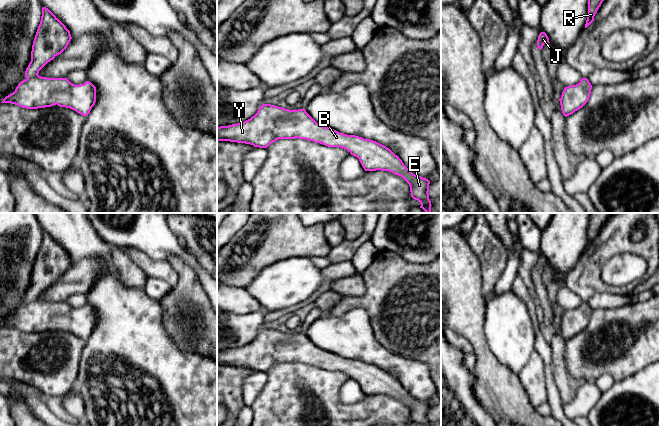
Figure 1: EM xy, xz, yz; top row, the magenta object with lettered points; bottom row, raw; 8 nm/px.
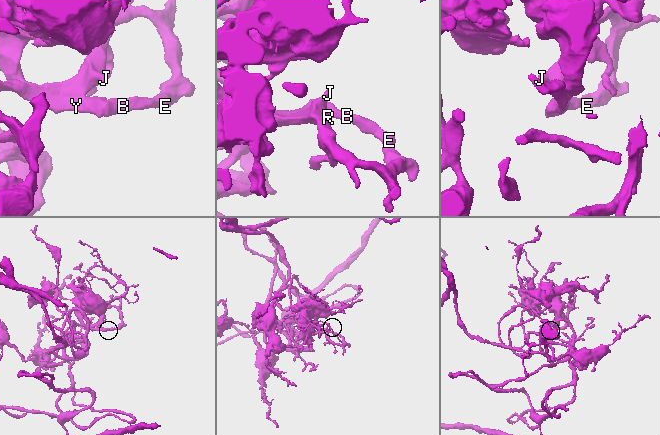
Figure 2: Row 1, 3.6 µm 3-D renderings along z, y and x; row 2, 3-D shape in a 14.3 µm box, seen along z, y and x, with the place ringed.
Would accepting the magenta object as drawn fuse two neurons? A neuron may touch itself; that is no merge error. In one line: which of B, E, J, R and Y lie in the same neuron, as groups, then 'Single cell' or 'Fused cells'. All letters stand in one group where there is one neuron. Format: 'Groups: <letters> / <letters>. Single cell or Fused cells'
Groups: B E J R Y. Single cell

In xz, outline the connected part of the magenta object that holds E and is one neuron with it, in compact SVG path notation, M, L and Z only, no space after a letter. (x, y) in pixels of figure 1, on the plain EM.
M262 328L250 343L217 351L217 365L245 367L259 372L267 372L278 363L295 362L344 372L359 383L365 395L389 395L401 400L409 408L413 423L431 426L428 417L430 405L413 398L389 372L376 365L320 349L305 333L289 334Z

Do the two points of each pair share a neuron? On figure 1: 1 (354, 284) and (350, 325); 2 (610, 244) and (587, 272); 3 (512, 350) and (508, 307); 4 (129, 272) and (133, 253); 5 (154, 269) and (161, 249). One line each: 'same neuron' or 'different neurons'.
1: different neurons
2: same neuron
3: same neuron
4: different neurons
5: different neurons

